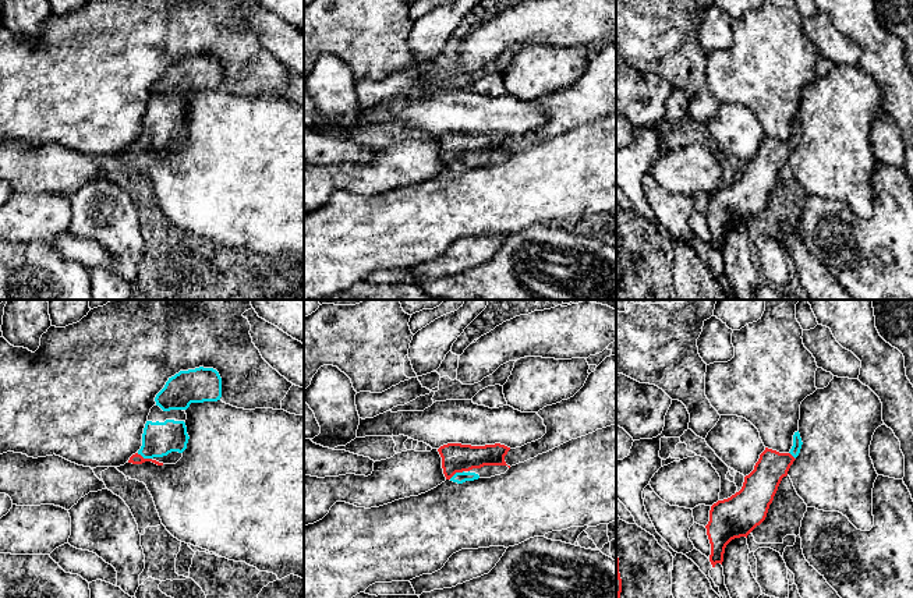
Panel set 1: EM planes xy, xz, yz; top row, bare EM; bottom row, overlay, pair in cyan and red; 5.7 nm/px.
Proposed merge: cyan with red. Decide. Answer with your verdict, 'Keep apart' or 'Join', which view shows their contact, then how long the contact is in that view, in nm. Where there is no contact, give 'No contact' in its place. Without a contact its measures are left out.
Join. Touches cyan in xy. Shared border 90 nm

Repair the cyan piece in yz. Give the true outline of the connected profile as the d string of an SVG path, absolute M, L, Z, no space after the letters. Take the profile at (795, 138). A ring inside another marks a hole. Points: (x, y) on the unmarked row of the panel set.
M797 118L789 141L765 135L754 158L744 164L742 177L711 194L705 216L711 231L709 250L712 255L716 251L722 252L725 236L732 227L747 226L765 208L778 174L799 144L801 132Z

